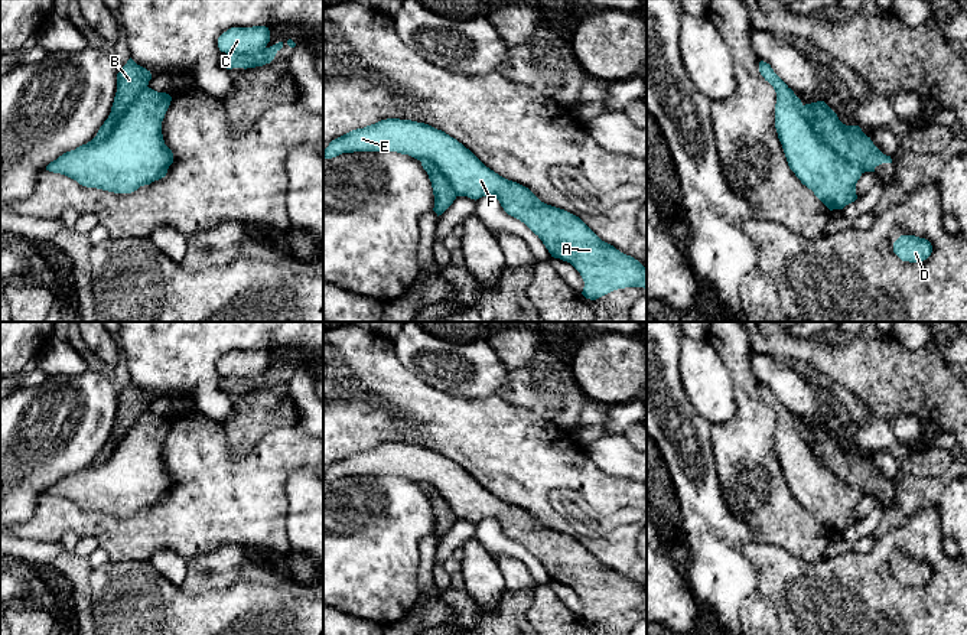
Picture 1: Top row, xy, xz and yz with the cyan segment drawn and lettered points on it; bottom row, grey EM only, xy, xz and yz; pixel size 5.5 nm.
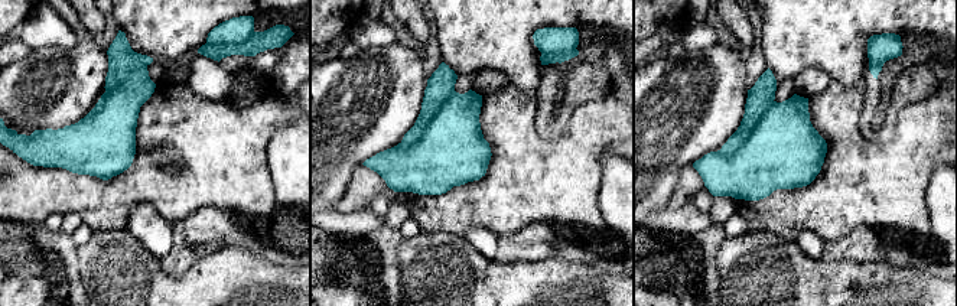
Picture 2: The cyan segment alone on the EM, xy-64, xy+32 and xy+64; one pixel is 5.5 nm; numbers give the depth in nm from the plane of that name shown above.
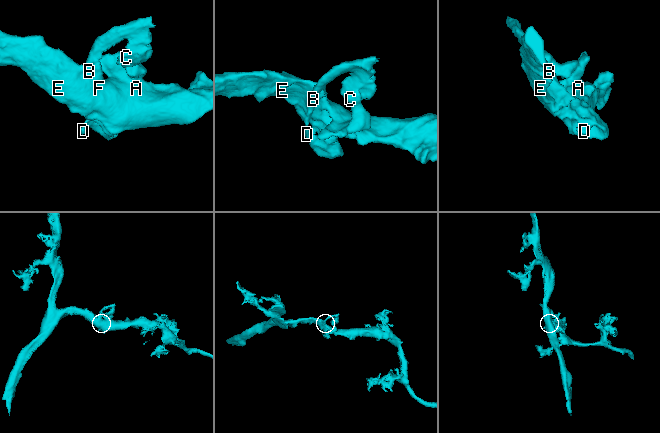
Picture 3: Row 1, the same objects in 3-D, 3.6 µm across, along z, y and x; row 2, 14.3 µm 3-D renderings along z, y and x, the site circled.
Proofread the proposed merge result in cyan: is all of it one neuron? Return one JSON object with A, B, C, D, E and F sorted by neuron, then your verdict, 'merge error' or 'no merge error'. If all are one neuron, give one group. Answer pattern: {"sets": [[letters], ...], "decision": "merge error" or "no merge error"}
{"sets": [["A", "C", "D", "E", "F"], ["B"]], "decision": "merge error"}

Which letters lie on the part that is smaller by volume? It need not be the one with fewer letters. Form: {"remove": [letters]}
{"remove": ["B"]}

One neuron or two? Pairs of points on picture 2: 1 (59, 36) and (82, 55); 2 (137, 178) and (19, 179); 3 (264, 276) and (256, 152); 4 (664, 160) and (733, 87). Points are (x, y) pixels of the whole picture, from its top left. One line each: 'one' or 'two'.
1: two
2: one
3: two
4: one

